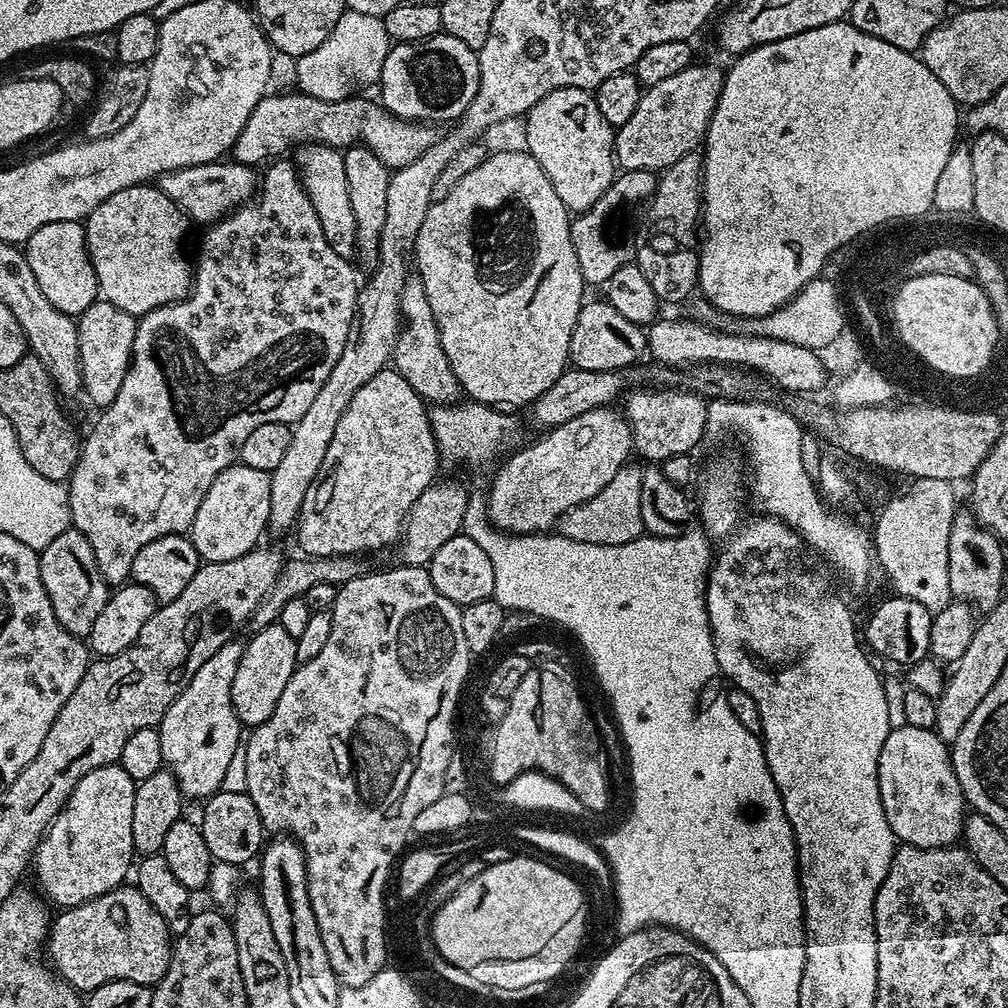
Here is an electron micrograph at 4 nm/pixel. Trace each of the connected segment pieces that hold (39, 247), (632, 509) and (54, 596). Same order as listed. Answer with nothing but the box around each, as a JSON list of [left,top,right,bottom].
[[26,220,100,318],[557,464,645,545],[38,526,110,638]]

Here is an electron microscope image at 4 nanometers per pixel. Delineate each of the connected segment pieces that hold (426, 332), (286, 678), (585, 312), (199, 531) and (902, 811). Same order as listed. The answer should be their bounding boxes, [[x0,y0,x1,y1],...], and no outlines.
[[391,274,462,405],[232,622,298,730],[568,299,648,370],[190,462,269,564],[878,723,966,848]]

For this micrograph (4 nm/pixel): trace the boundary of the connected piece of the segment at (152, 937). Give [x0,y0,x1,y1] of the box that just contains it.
[46,888,174,992]

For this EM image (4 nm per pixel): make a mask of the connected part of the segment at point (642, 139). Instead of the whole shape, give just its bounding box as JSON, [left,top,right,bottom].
[615,62,724,173]

